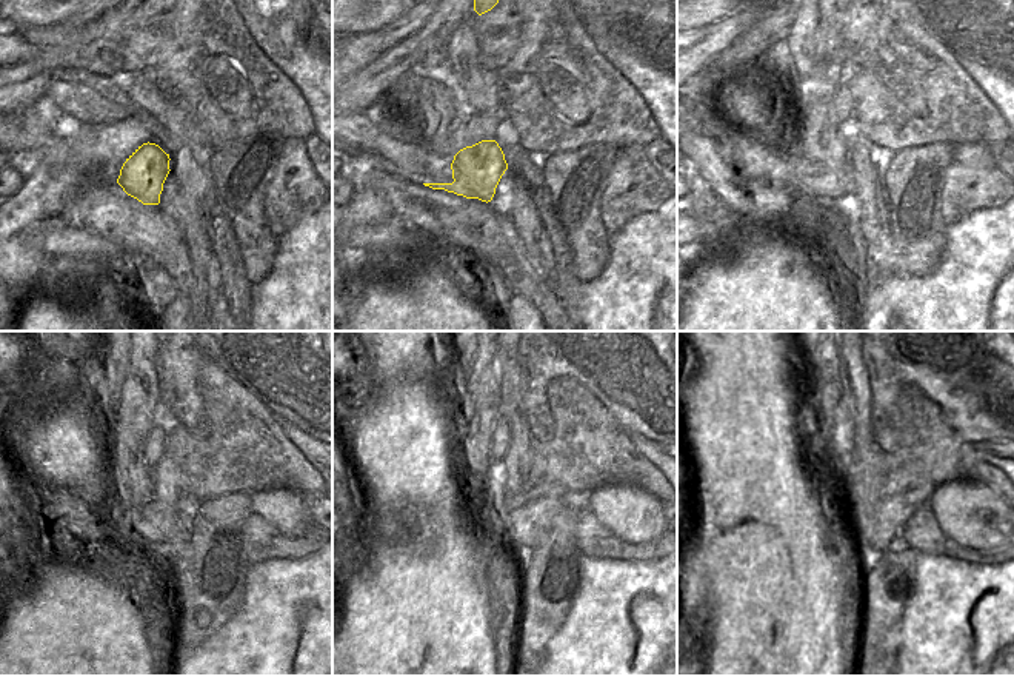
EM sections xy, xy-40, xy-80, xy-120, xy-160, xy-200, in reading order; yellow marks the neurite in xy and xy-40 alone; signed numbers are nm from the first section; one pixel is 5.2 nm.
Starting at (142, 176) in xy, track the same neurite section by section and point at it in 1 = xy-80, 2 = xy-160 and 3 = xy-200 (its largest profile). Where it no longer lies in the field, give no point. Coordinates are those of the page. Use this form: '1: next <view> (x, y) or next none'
1: next xy-80 (822, 171)
2: next xy-160 (474, 425)
3: next xy-200 (822, 390)

